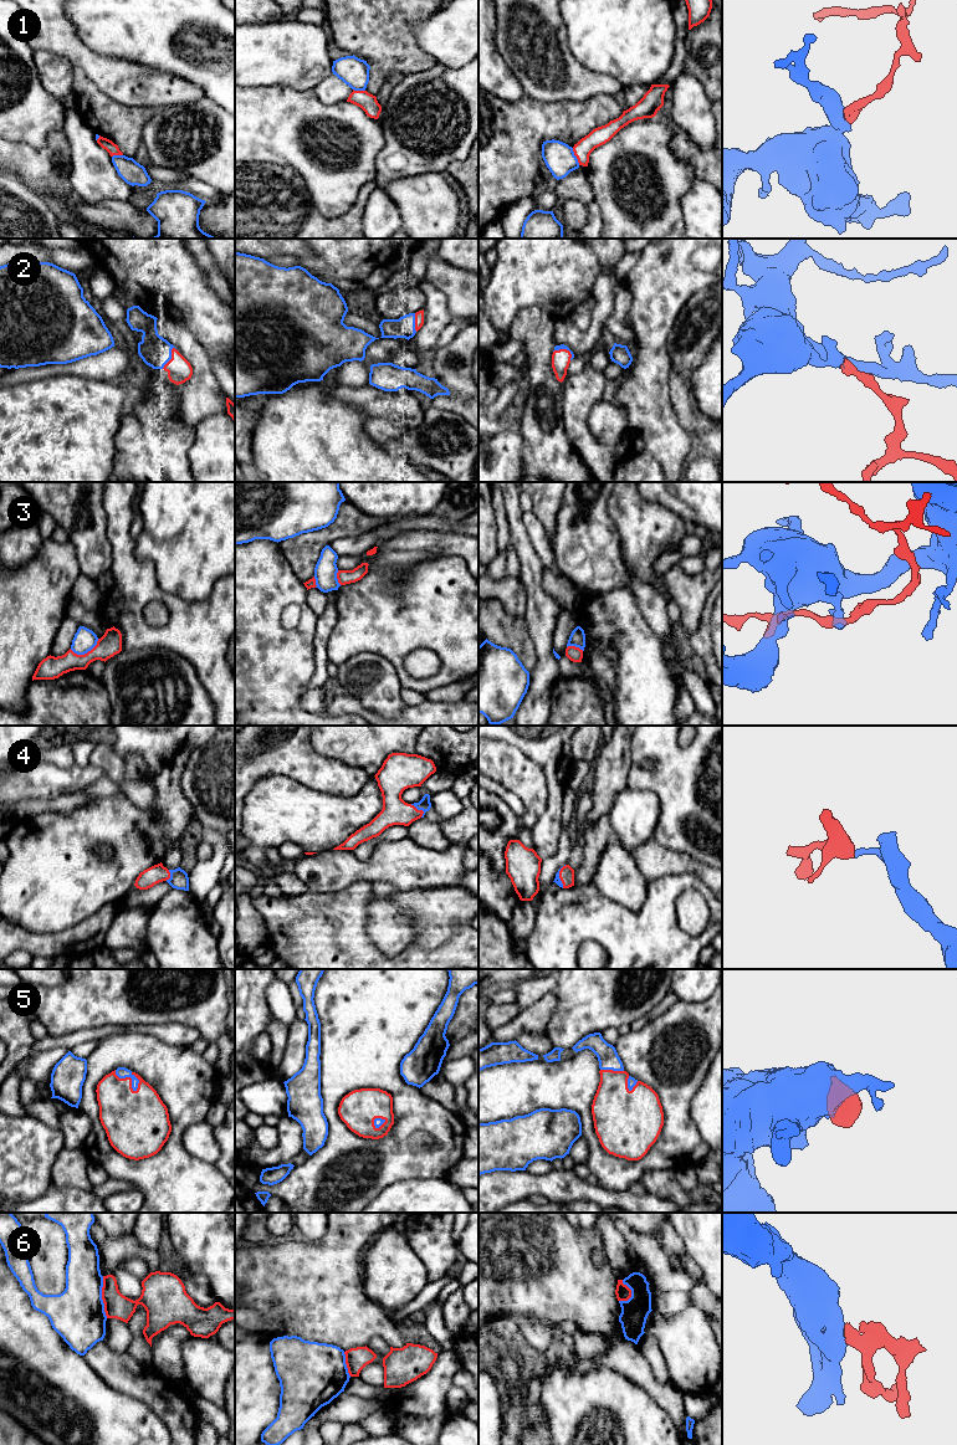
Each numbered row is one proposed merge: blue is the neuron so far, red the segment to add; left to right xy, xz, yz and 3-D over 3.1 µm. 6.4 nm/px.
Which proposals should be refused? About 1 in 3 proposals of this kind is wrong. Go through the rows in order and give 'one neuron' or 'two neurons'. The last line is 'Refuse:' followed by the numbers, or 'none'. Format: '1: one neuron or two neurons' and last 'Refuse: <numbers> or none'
1: two neurons
2: one neuron
3: two neurons
4: one neuron
5: one neuron
6: two neurons
Refuse: 1, 3, 6

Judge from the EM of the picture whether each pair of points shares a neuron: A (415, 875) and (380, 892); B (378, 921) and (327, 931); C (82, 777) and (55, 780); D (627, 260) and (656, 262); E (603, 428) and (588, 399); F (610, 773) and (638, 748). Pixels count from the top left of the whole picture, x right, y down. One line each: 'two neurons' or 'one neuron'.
A: two neurons
B: two neurons
C: one neuron
D: two neurons
E: two neurons
F: two neurons

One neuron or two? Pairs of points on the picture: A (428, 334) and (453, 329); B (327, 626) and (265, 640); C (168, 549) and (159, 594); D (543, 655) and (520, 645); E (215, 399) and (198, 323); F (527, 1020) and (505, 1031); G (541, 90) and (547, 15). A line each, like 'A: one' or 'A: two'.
A: two
B: two
C: two
D: two
E: two
F: one
G: one

